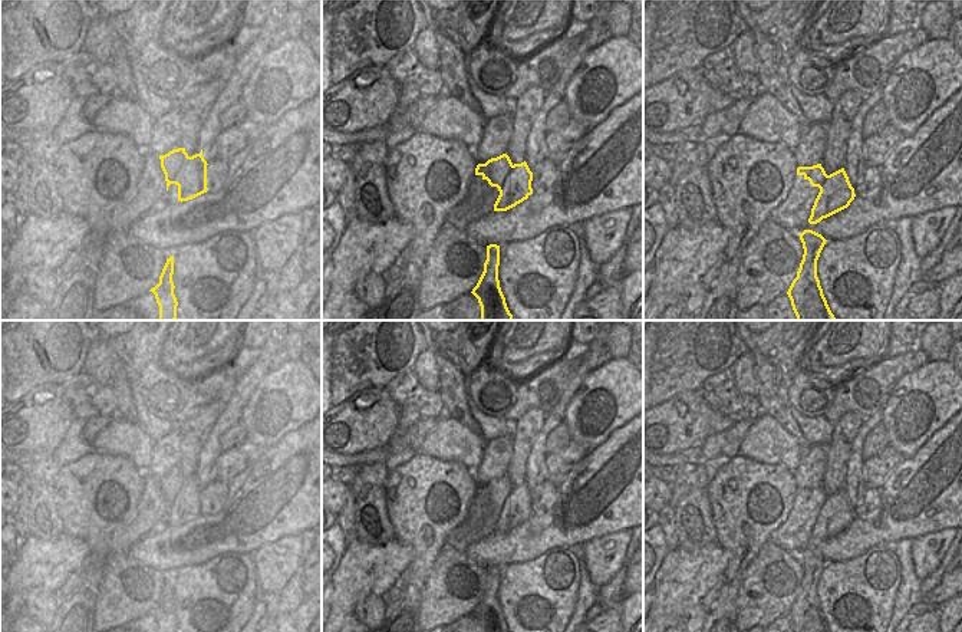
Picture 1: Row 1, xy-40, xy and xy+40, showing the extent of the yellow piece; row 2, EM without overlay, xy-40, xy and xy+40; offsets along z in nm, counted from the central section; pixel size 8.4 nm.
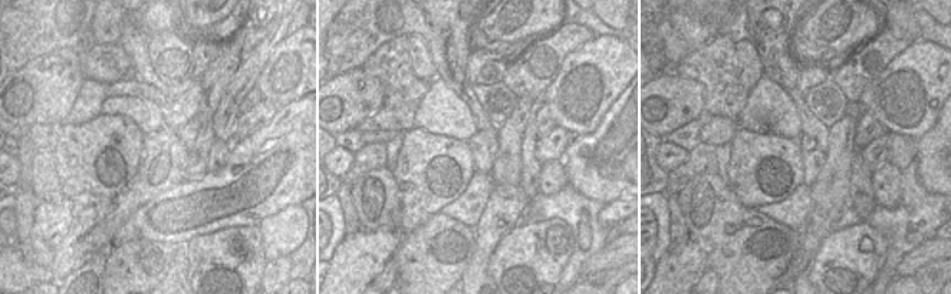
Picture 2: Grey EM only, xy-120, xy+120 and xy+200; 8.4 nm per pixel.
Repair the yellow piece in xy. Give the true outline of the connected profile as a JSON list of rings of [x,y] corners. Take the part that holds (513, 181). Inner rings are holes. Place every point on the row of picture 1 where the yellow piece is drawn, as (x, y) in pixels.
[[[507,154],[478,164],[475,175],[481,175],[491,187],[498,188],[500,195],[494,204],[494,211],[507,211],[533,194],[533,172],[527,162],[513,164]]]

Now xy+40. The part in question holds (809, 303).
[[[804,230],[798,236],[804,254],[797,277],[787,292],[797,320],[837,320],[817,277],[817,260],[827,240],[813,230]]]

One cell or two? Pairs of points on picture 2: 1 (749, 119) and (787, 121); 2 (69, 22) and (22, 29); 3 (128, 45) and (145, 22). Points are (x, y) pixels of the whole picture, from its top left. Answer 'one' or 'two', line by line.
1: one
2: one
3: two

